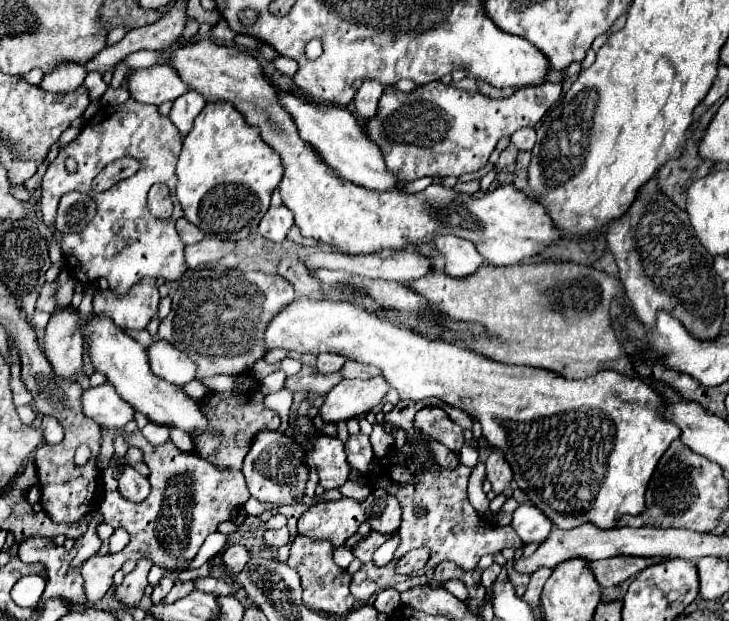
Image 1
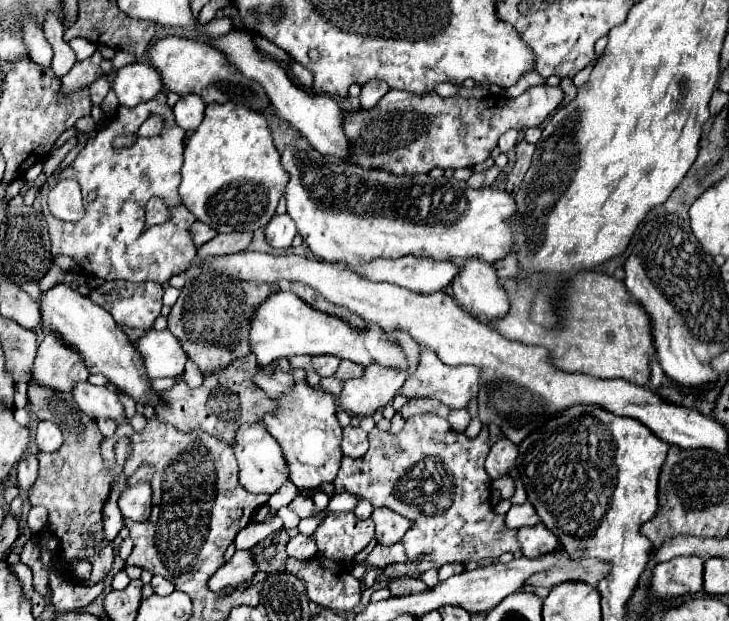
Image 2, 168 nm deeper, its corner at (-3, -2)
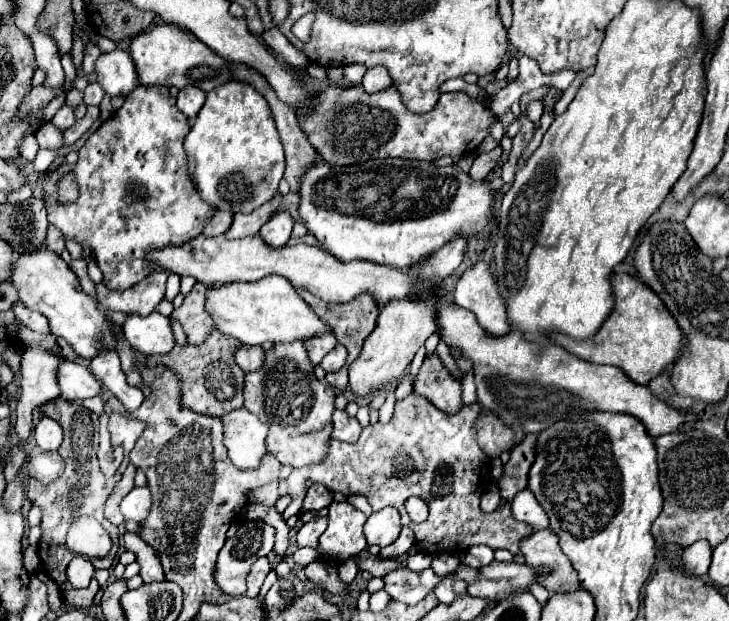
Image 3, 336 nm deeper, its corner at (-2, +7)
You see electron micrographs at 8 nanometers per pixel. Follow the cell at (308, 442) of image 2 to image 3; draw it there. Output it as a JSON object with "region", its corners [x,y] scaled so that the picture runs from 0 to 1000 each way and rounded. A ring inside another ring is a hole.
{"region":[[[412,548],[398,554],[379,554],[370,567],[365,567],[362,586],[354,596],[335,602],[335,657],[351,667],[359,680],[368,680],[368,728],[379,734],[384,747],[395,747],[401,754],[436,747],[436,741],[444,741],[455,699],[458,638],[458,625],[431,605],[431,589],[422,580],[420,560]],[[409,631],[428,634],[428,654],[422,663],[409,663],[414,654]]]}

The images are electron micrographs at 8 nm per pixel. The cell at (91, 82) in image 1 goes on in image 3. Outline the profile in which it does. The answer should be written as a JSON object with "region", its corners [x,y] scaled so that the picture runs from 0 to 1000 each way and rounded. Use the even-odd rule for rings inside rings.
{"region":[[[132,132],[121,135],[121,142],[115,145],[115,167],[118,171],[137,171],[140,158],[143,158],[143,145]]]}

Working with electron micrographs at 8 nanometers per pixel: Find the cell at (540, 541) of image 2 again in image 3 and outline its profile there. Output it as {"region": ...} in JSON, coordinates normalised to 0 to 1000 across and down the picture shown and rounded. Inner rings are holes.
{"region":[[[738,853],[727,866],[722,866],[716,873],[716,892],[724,911],[730,911],[733,918],[749,918],[738,928],[738,940],[752,953],[768,957],[796,947],[796,934],[785,905],[771,892],[763,860],[757,860],[754,853]]]}

